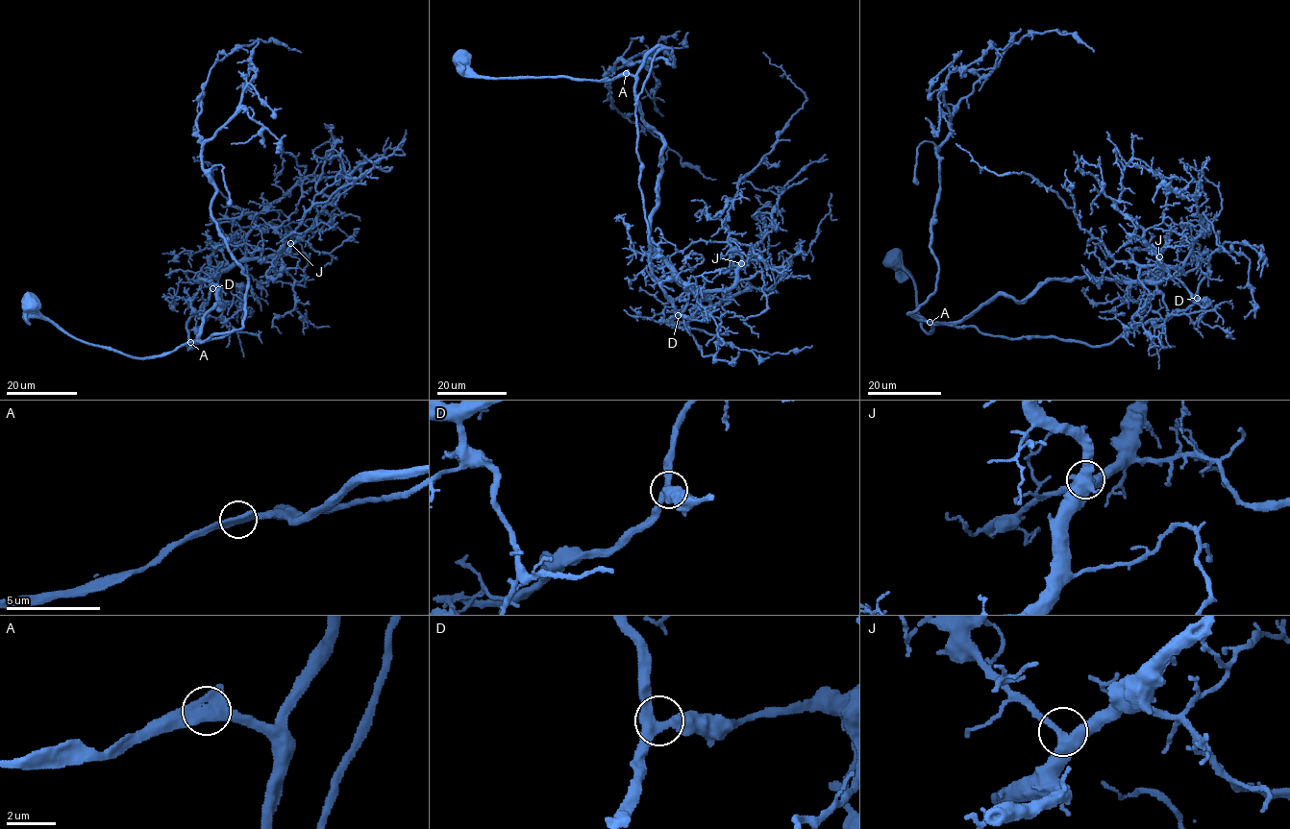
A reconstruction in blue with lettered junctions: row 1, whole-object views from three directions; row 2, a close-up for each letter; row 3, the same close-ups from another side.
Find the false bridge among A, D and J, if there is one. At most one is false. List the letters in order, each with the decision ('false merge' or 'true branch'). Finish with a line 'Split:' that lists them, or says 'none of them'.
A: true branch
D: true branch
J: true branch
Split: none of them

